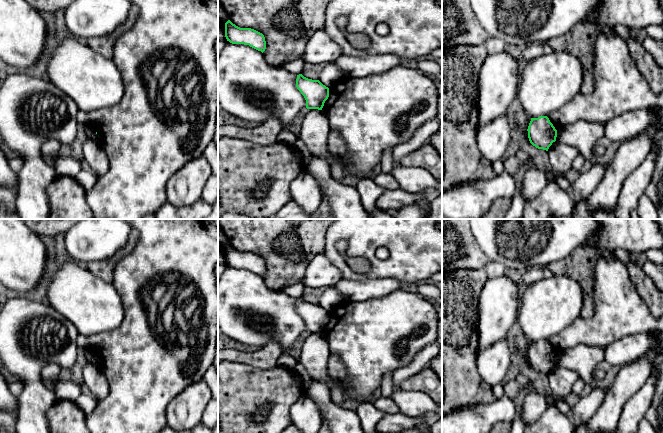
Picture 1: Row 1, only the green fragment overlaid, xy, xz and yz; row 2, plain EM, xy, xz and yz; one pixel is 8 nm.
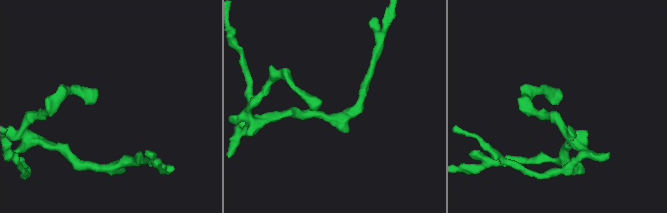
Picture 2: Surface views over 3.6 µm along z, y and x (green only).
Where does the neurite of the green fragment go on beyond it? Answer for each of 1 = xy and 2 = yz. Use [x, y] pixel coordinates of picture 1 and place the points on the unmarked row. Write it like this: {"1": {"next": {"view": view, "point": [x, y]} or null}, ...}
{"1": {"next": null}, "2": {"next": null}}

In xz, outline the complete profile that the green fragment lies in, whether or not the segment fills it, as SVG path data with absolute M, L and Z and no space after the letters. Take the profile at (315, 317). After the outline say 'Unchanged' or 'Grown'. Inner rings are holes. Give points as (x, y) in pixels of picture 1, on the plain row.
M297 299L296 311L306 324L307 333L322 334L325 325L329 321L329 312L323 309L319 304L312 304Z. Unchanged

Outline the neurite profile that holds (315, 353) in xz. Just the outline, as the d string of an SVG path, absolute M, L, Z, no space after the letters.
M309 333L301 348L301 355L298 362L304 366L312 380L328 381L332 384L331 400L340 405L346 395L328 373L328 362L330 350L327 340L322 334Z

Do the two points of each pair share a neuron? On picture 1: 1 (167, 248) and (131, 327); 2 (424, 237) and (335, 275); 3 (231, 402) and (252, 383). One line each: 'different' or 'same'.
1: same
2: different
3: same

